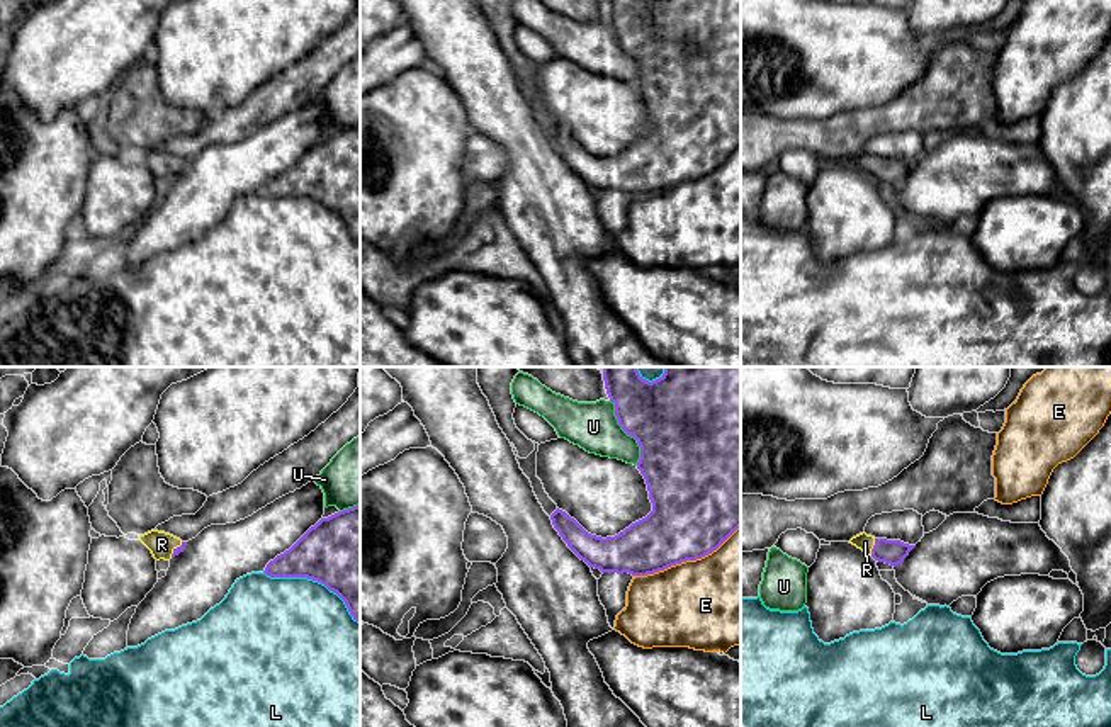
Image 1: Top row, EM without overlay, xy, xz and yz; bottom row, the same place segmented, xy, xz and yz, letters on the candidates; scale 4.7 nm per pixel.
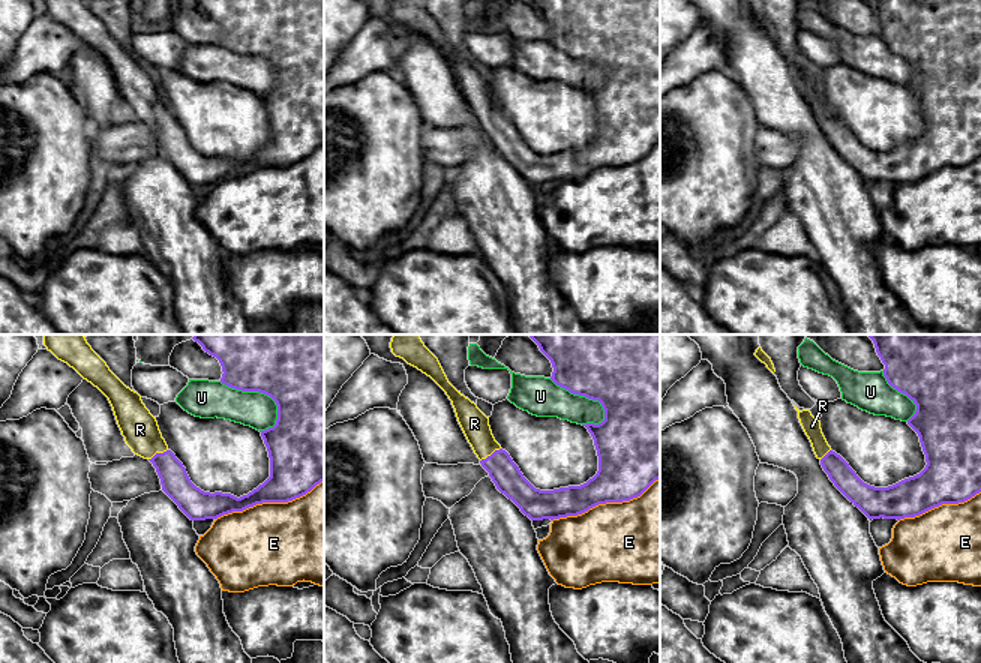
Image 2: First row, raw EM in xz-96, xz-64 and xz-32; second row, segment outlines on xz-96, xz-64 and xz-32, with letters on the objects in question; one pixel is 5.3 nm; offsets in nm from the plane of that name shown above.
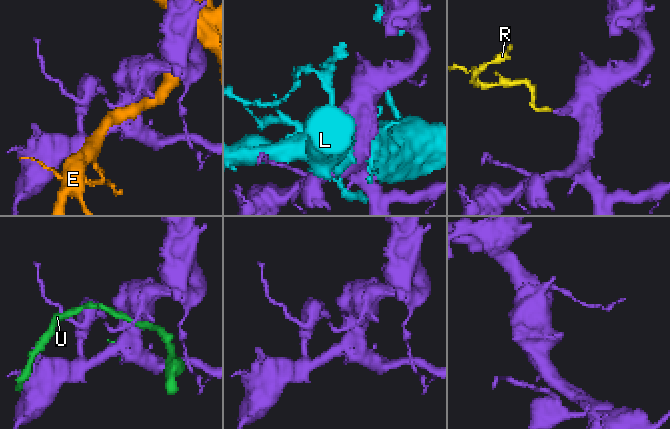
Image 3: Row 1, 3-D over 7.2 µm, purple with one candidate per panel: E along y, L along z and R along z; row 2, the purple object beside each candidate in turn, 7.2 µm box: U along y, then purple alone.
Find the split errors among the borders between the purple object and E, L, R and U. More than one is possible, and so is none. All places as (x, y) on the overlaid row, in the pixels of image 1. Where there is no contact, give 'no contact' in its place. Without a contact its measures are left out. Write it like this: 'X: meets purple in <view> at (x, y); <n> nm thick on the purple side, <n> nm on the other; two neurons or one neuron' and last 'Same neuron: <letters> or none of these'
E: meets purple in xz at (687, 559); 420 nm thick on the purple side, 440 nm on the other; two neurons
L: meets purple in xy at (315, 580); 440 nm thick on the purple side, 480 nm on the other; two neurons
R: meets purple in yz at (874, 547); 120 nm thick on the purple side, 80 nm on the other; one neuron
U: meets purple in xz at (627, 433); 440 nm thick on the purple side, 220 nm on the other; two neurons
Same neuron: R

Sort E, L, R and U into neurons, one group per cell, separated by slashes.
E / L / R / U

